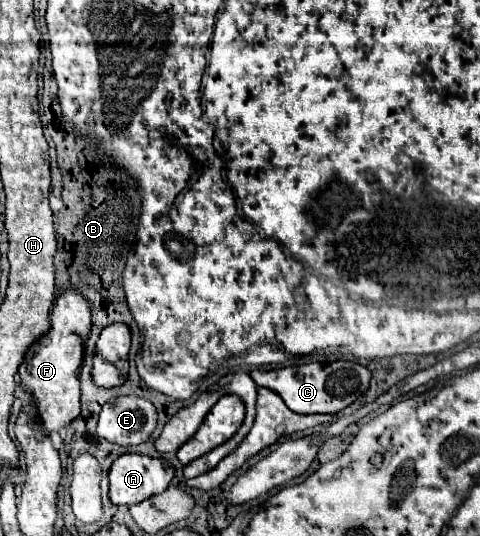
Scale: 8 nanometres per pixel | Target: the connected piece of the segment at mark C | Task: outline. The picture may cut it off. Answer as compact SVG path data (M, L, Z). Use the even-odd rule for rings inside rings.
M354 361L306 363L298 367L284 367L272 371L252 371L250 377L254 379L256 385L278 393L294 413L304 413L304 415L312 415L312 413L334 415L346 409L352 401L356 401L368 389L370 383L370 371Z

